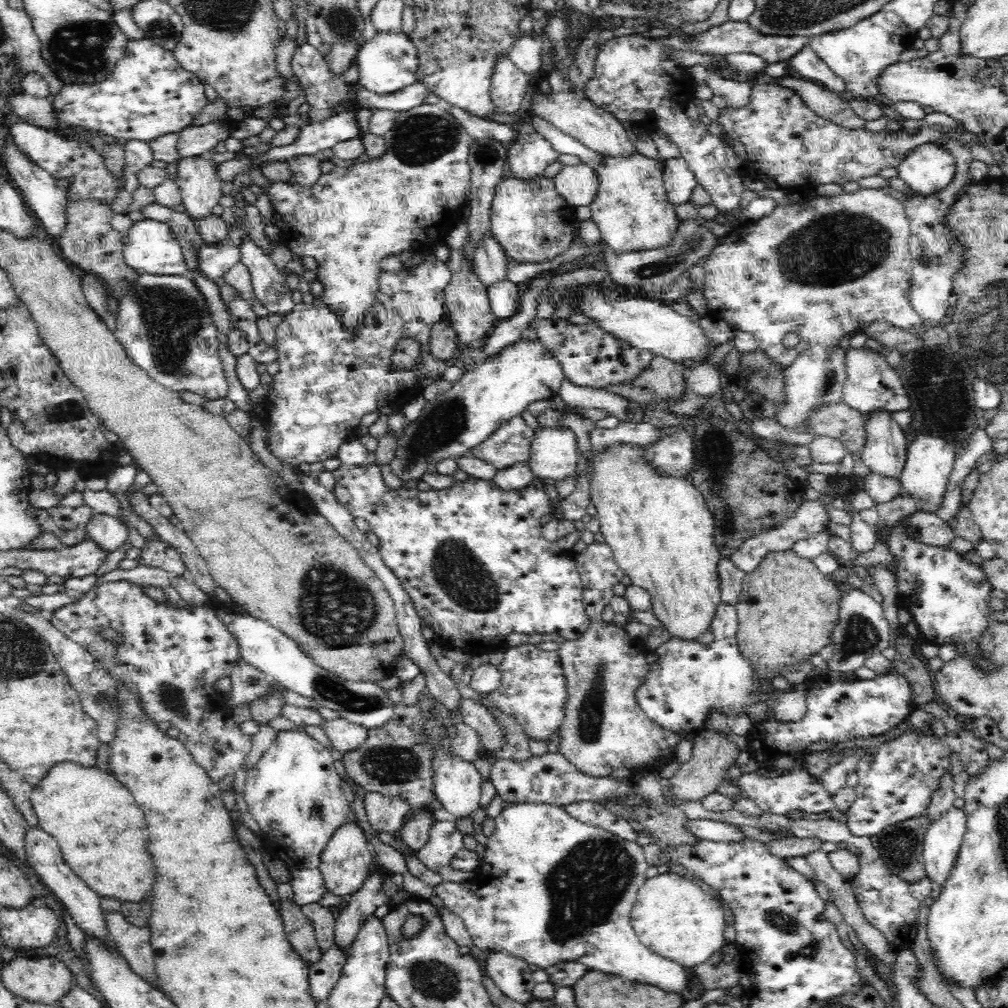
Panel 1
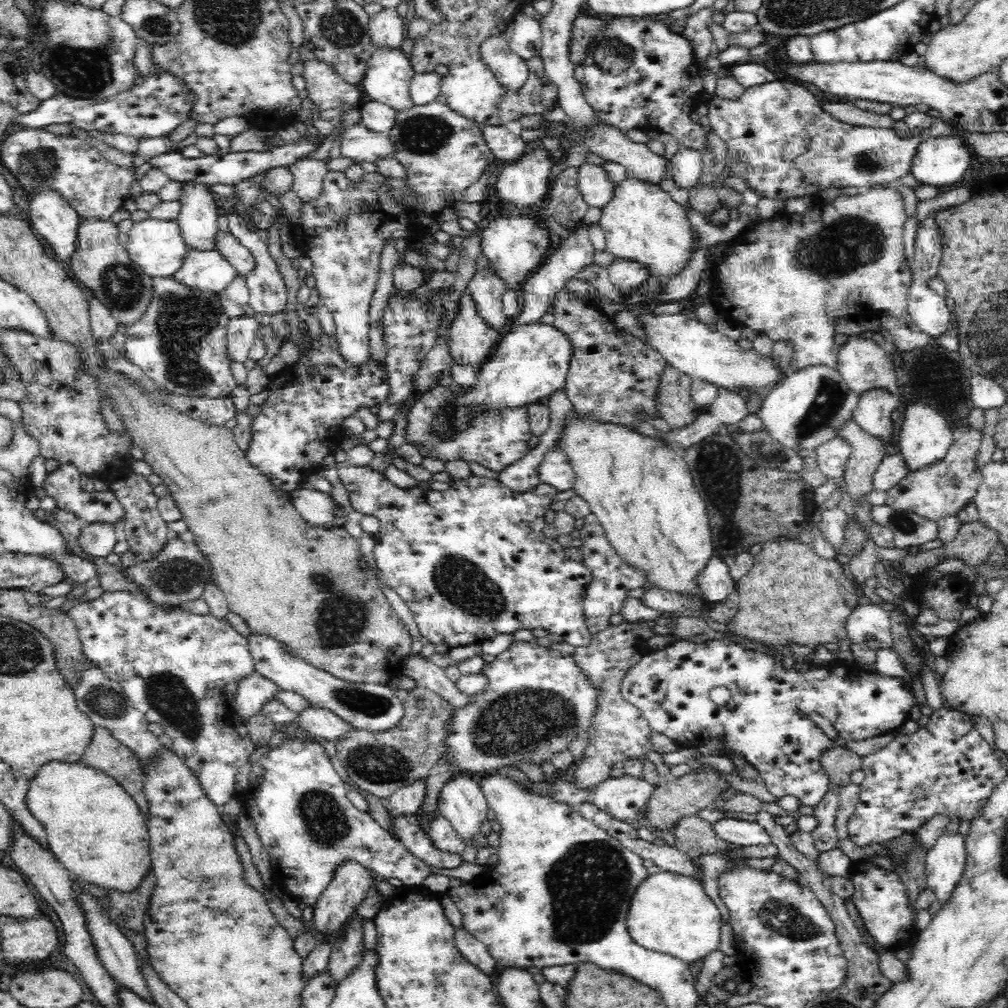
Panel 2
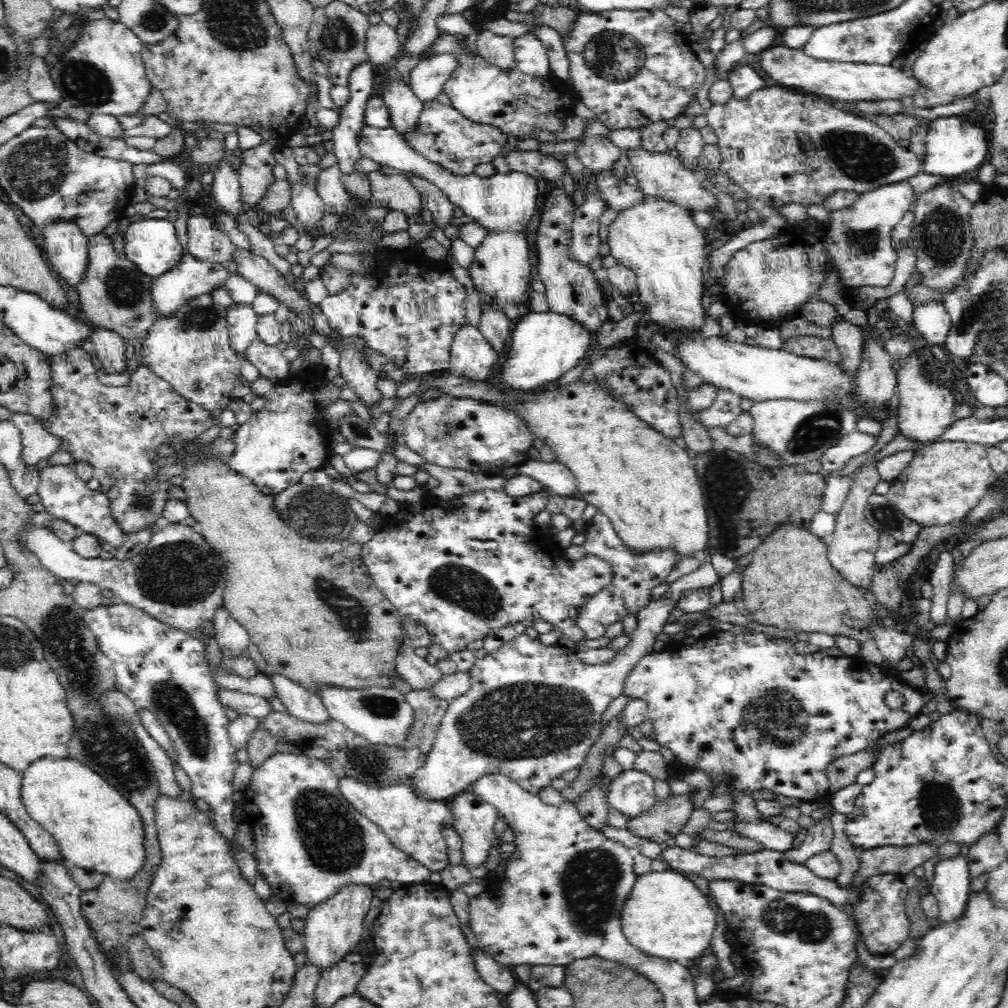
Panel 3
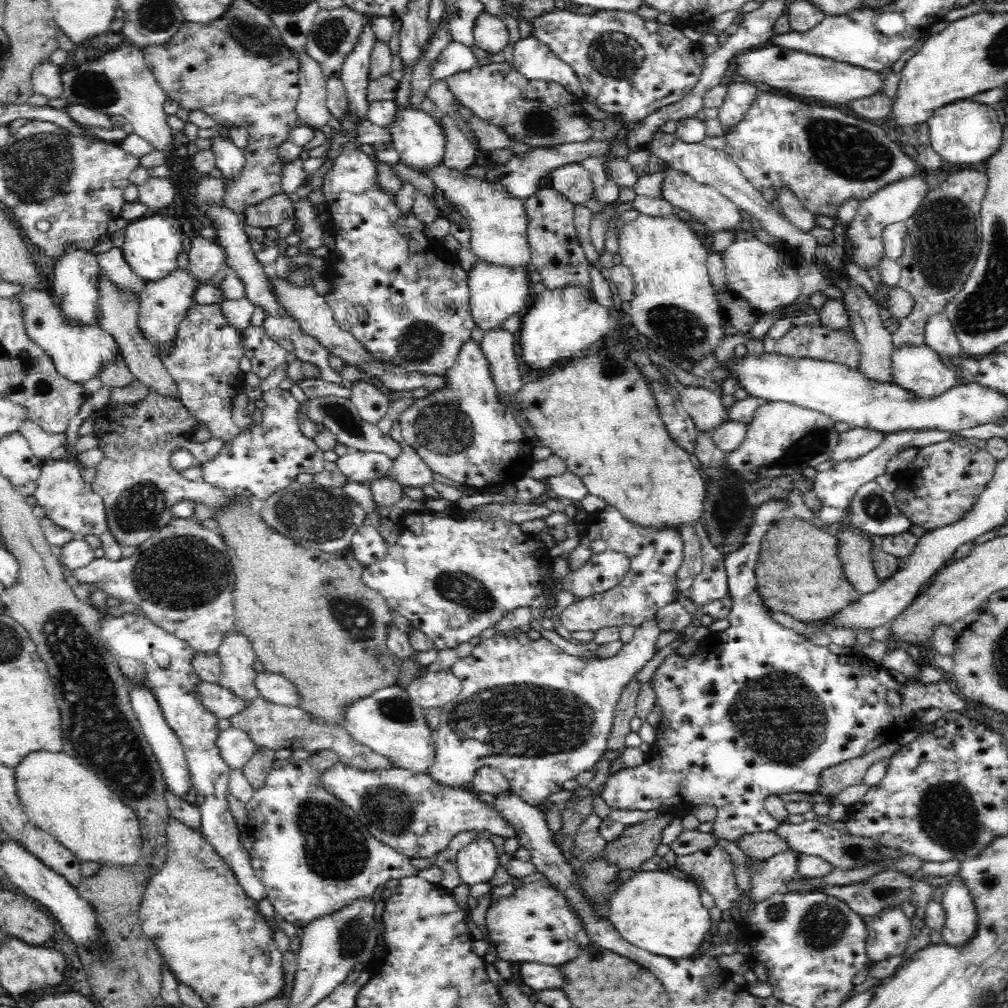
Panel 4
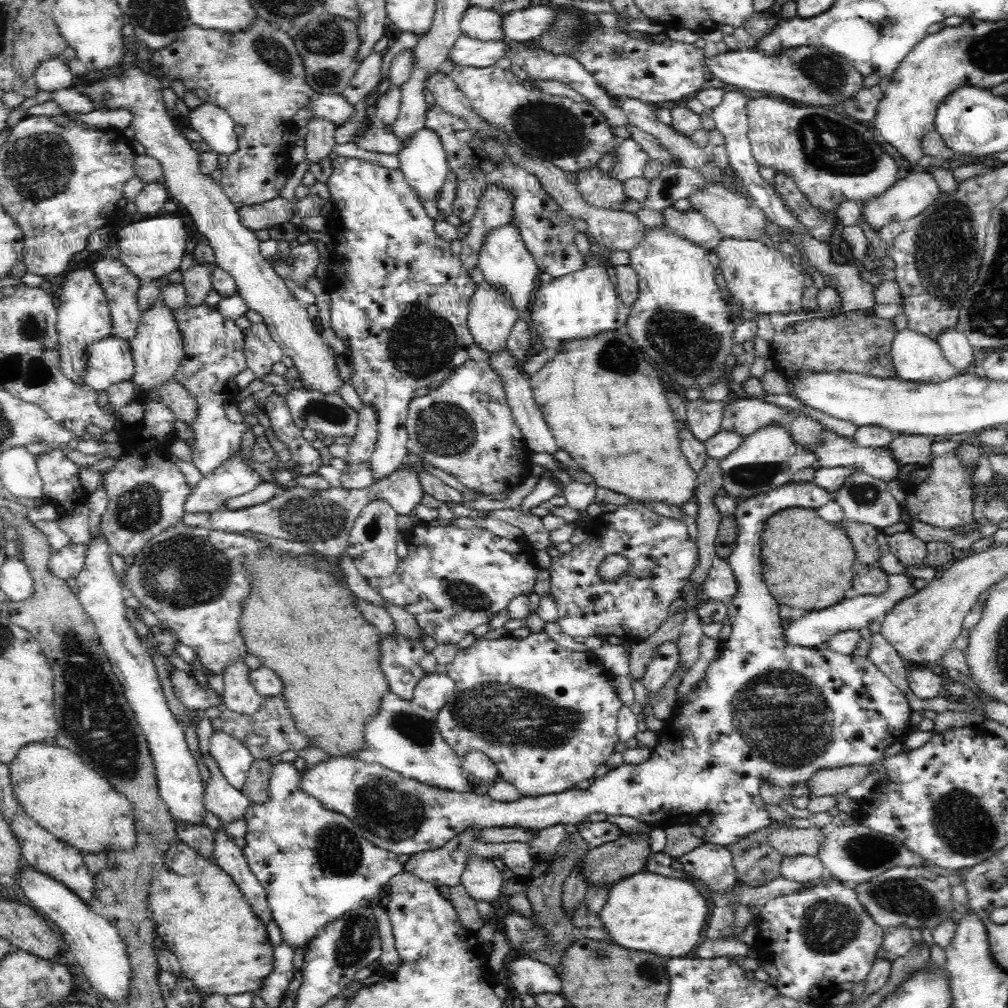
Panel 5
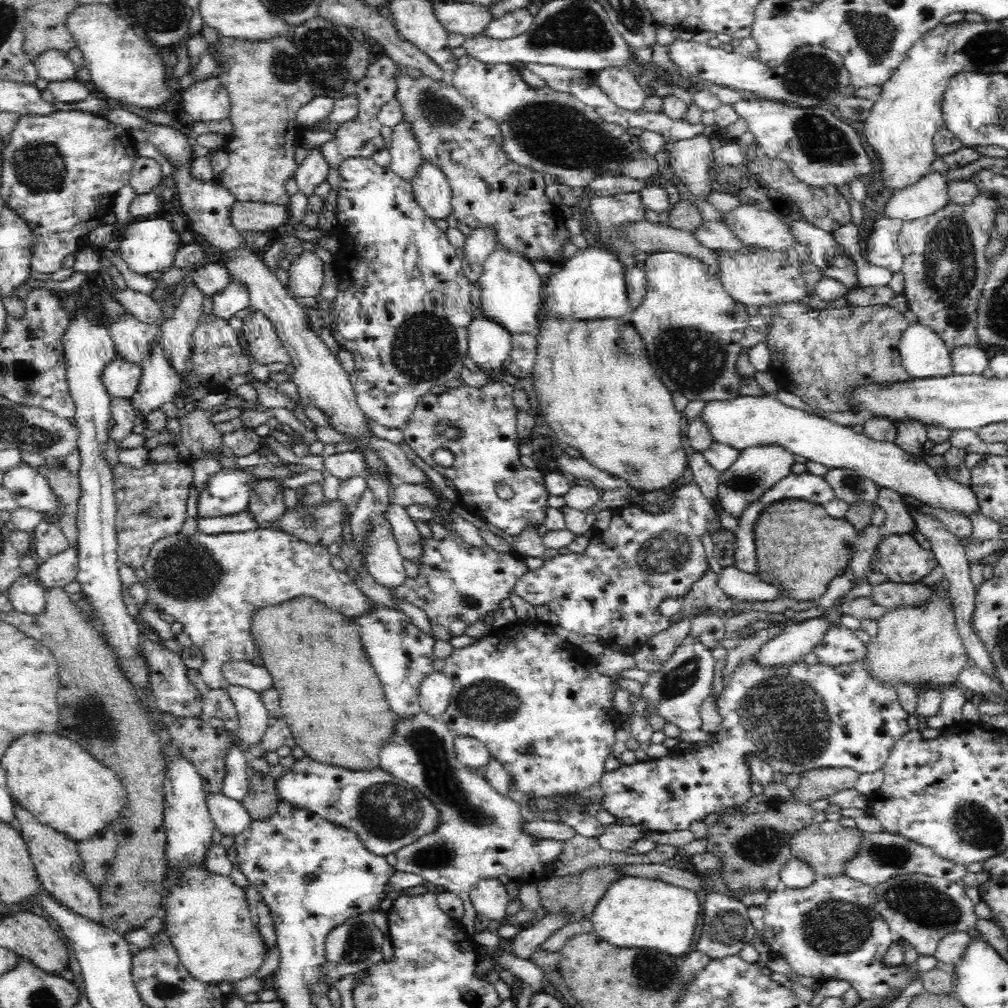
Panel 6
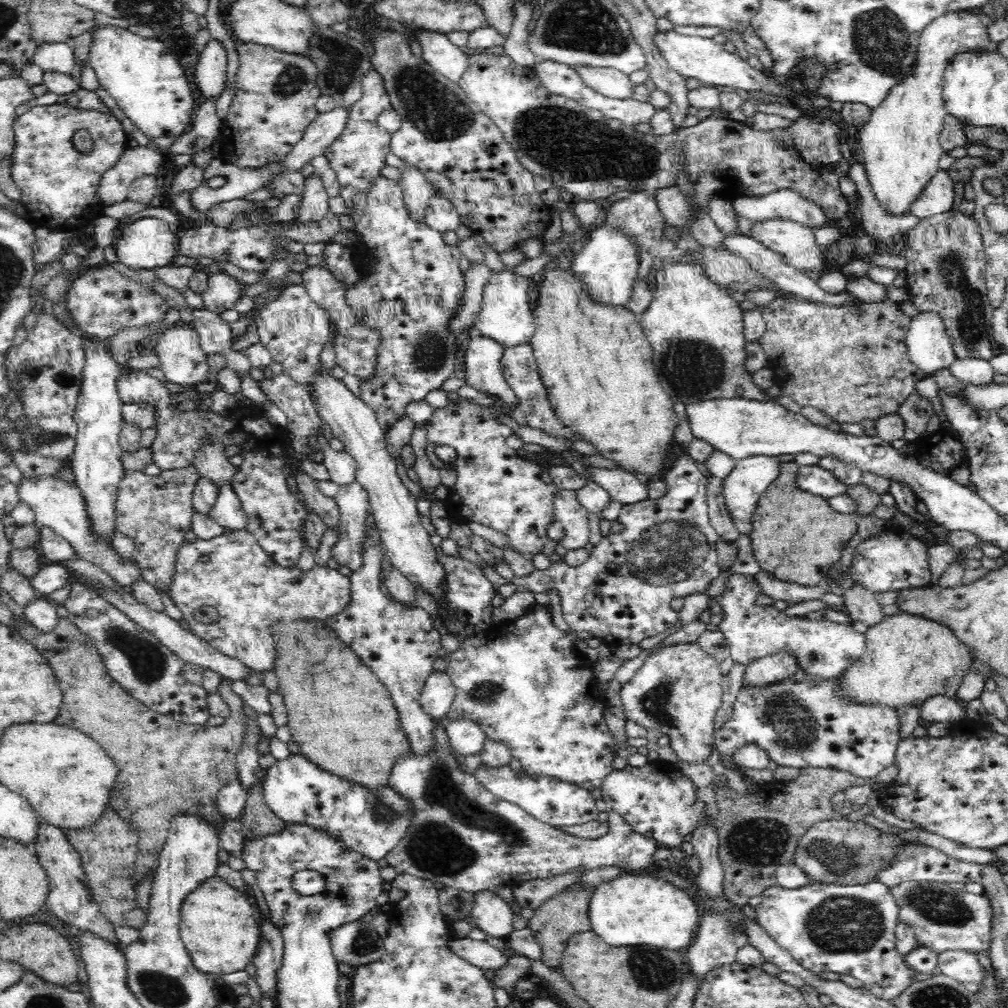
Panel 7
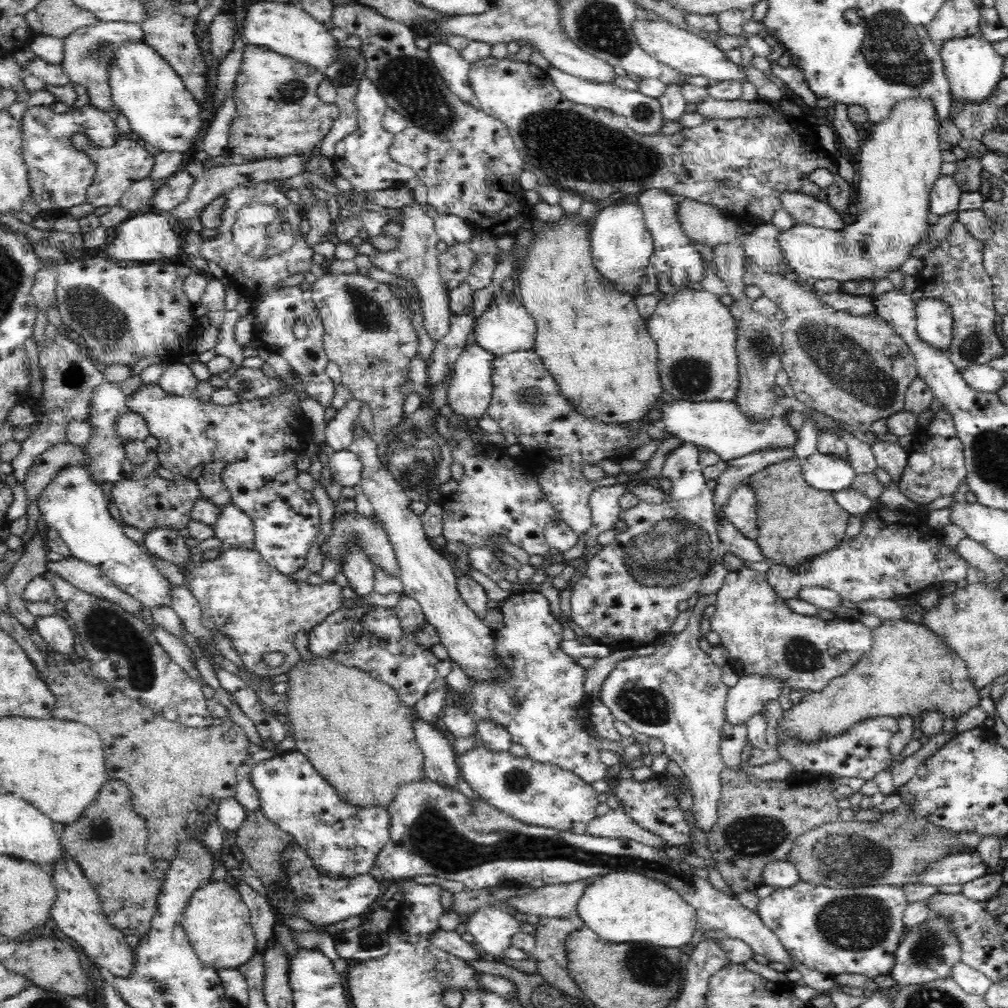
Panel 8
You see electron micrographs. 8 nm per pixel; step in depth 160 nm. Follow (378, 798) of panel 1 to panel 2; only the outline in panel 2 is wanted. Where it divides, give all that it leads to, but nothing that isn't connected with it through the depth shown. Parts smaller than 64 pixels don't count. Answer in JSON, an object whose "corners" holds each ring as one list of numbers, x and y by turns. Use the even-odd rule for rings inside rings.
{"corners":[[420,779,412,784,402,785,383,802,390,818,400,818,418,813,424,796,426,796,426,779]]}

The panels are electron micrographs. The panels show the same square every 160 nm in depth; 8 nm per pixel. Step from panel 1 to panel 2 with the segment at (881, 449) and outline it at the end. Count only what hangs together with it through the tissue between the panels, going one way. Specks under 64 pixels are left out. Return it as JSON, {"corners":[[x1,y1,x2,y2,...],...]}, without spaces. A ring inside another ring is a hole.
{"corners":[[881,388,864,392,859,398,852,419,868,434,878,437,884,446,890,444,895,425,890,419,890,414,898,408,898,398]]}

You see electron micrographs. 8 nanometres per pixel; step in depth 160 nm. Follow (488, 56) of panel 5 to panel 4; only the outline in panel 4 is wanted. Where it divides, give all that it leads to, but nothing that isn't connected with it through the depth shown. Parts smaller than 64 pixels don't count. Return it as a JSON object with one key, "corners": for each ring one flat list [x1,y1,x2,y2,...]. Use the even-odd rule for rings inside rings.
{"corners":[[451,41,440,54,438,61,432,66,432,80,447,79,449,76,460,71,468,70,469,67,477,66,479,59,476,58,470,46,462,42]]}

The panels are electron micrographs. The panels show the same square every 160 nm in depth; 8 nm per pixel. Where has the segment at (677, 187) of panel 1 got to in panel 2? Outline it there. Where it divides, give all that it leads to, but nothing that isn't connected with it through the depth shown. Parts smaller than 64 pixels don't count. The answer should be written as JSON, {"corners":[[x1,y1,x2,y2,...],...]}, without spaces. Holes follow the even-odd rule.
{"corners":[[680,148,669,161,670,174,676,186,688,190,698,184,704,169,700,152,696,152,696,149]]}

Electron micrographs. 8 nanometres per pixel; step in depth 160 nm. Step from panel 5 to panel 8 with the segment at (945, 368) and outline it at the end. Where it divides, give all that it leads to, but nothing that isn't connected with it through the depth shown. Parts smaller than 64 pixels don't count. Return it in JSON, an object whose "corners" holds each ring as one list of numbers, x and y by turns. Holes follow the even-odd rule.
{"corners":[[922,297,915,304,916,333,934,349,948,350,953,340,952,309,948,303]]}

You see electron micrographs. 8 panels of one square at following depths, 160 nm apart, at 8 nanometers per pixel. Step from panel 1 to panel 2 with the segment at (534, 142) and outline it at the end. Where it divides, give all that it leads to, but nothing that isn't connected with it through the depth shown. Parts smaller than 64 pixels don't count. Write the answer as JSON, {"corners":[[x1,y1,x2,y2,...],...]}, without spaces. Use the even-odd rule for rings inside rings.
{"corners":[[541,143,529,145,521,158,499,165,494,188,500,202,539,203,548,190,548,175,556,164,553,153]]}

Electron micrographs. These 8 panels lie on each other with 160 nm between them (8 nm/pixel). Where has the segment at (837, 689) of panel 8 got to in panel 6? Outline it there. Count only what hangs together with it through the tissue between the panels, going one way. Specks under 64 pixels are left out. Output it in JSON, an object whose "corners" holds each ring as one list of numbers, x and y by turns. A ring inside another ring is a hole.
{"corners":[[934,586,932,596,920,606,898,606,886,612,877,620,878,632,867,643,865,658,871,674,878,675,889,686,896,687,898,682,922,686,939,687,940,685,957,684,958,674,962,668,968,666,968,655,964,648,957,622,955,619,955,604,951,588,946,590]]}

